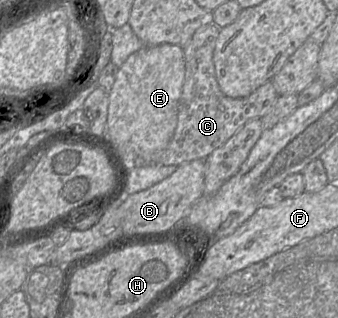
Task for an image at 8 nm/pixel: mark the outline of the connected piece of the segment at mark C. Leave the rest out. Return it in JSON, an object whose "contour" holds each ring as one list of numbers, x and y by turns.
{"contour":[[210,23,198,28,184,46,185,76,180,98,178,123,167,148,150,161,152,164,180,165,195,159,205,159,222,146,247,121,265,116,279,94,270,80,244,98,230,98,223,94,216,80,213,61,220,28]]}

